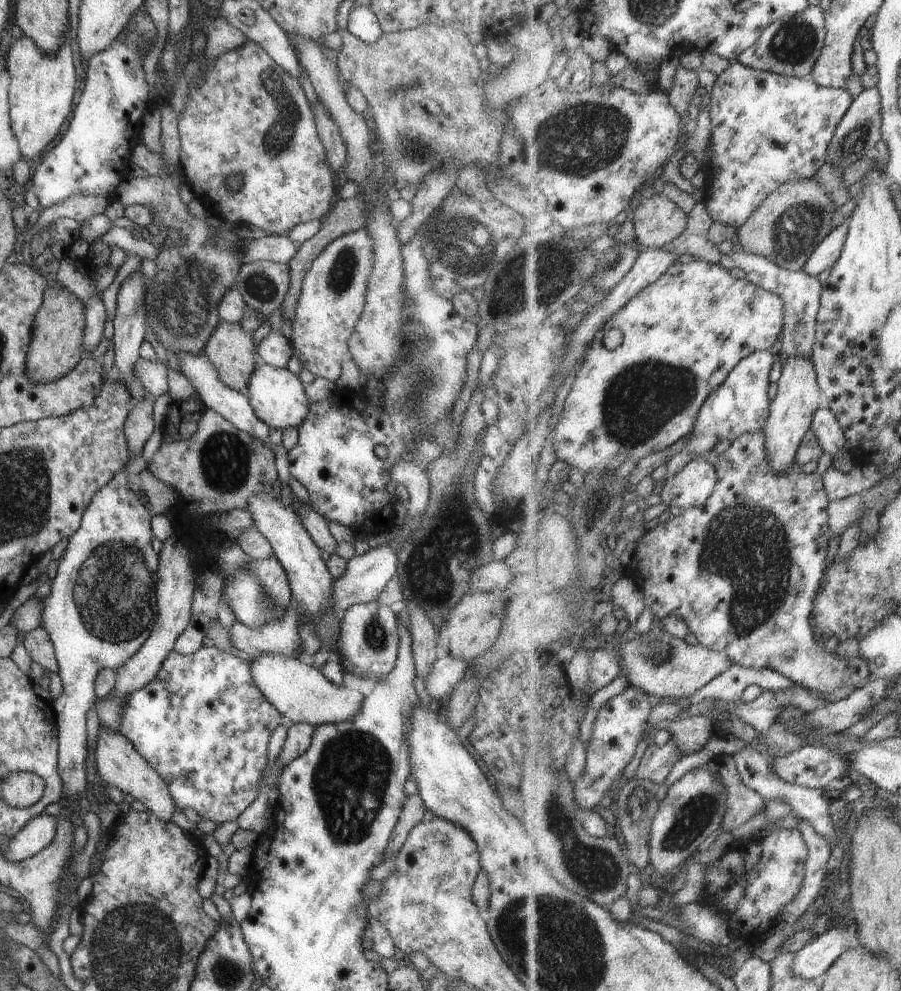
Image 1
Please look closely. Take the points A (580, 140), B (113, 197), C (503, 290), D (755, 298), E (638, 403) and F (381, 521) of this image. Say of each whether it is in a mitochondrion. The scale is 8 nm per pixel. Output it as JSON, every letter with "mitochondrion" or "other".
{"A":"mitochondrion","B":"other","C":"mitochondrion","D":"other","E":"mitochondrion","F":"other"}

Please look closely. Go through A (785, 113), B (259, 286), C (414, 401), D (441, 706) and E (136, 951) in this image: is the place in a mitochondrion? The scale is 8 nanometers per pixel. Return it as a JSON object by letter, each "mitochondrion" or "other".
{"A":"mitochondrion","B":"mitochondrion","C":"mitochondrion","D":"other","E":"mitochondrion"}

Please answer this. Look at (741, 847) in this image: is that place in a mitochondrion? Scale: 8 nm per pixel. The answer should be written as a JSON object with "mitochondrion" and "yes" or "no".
{"mitochondrion":"no"}

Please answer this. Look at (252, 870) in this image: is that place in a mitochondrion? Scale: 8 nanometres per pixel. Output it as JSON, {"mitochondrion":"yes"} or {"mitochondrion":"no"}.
{"mitochondrion":"no"}

